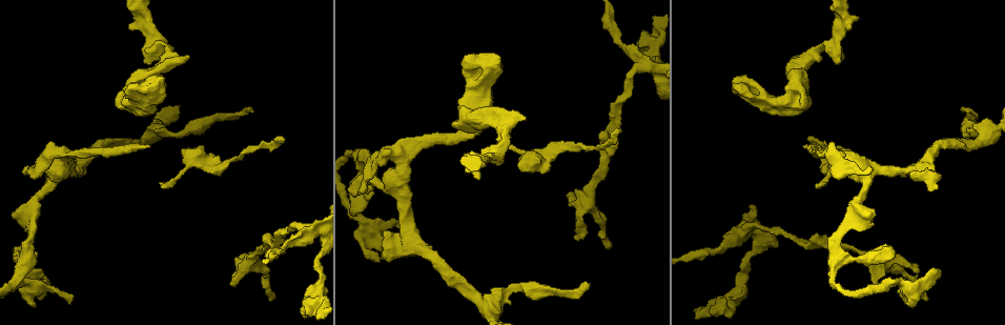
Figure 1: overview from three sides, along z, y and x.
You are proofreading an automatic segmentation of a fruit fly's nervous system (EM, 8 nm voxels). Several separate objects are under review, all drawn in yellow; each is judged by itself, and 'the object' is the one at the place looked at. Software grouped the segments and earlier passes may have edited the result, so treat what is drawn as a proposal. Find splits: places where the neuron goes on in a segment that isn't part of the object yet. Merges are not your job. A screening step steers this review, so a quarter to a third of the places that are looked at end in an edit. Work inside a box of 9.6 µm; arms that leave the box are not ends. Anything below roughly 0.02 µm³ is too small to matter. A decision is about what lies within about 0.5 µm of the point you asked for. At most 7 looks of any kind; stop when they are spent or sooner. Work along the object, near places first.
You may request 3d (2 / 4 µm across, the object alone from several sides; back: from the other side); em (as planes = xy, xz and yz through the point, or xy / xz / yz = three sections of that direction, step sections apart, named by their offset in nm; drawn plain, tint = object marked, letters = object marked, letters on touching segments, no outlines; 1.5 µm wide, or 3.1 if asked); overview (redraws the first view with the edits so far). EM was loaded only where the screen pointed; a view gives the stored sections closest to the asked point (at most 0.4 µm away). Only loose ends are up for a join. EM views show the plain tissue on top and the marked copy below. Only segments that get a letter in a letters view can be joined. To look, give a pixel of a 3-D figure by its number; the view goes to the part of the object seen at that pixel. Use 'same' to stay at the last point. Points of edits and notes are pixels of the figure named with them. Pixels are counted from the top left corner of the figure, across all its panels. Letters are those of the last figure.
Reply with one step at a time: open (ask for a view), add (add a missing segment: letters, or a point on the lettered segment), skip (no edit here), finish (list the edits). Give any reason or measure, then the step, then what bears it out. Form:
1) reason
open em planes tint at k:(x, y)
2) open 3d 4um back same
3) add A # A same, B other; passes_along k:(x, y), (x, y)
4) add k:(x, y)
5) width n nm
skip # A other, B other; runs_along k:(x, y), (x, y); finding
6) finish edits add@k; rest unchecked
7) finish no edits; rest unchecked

an open end
open em xy step 8 tint at 1:(273, 298)

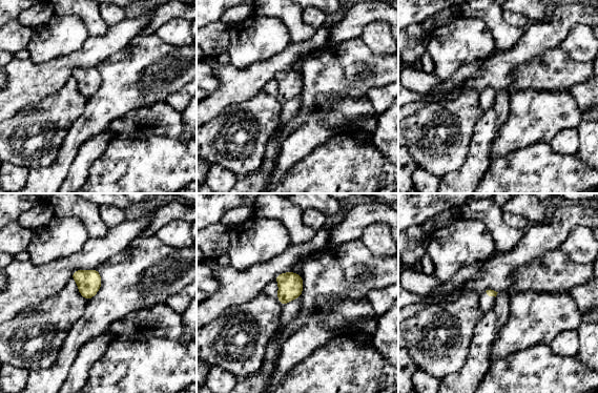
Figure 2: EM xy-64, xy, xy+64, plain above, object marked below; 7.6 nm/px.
another direction
open em planes letters same

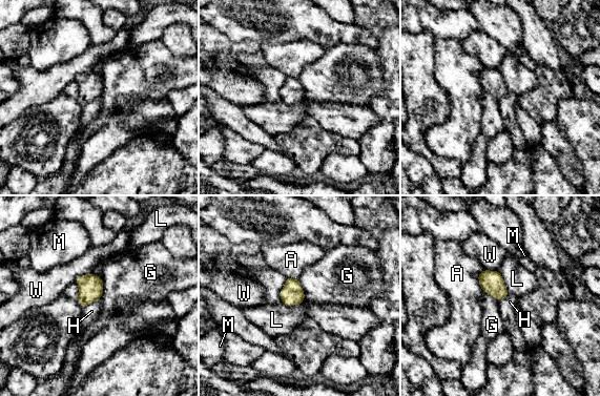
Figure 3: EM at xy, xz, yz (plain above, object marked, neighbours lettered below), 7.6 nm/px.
skip # A other, G other, H other, L other, M other, W other; border 3:(296, 278), (303, 290), (305, 300); no lettered segment goes on from it

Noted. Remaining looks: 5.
an open end
open 3d 4um back at 1:(188, 55)

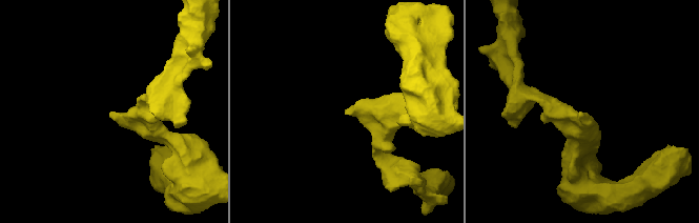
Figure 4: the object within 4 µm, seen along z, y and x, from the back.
shape alone is not enough
open em 3.1um yz step 16 tint at 4:(347, 114)

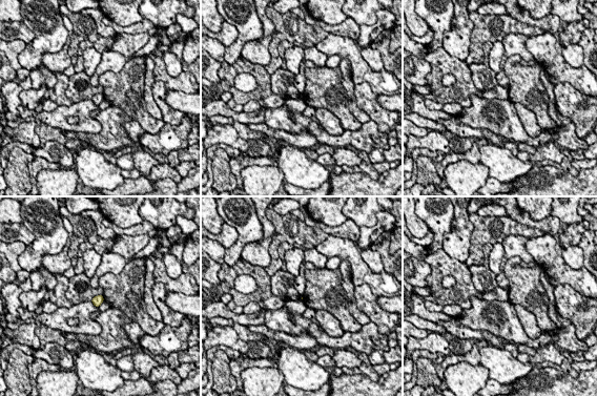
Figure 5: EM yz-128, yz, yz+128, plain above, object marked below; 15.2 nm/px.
open em 3.1um yz step 16 letters same

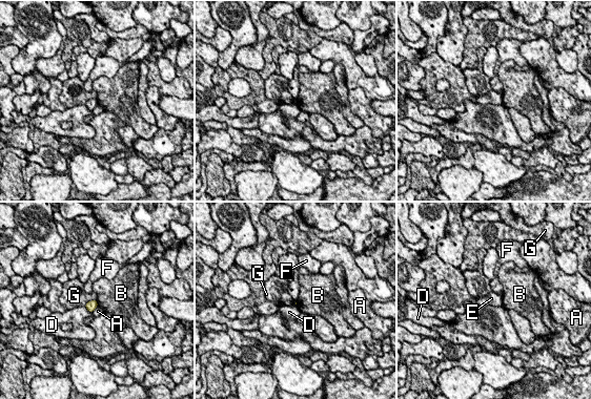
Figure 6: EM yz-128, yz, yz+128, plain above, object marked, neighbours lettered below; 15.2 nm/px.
longest_contact G 220 nm
skip # A other, B other, D other, E other, F other, G other; no lettered segment goes on from it

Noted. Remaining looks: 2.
an open end
open em yz step 8 tint at 1:(586, 284)

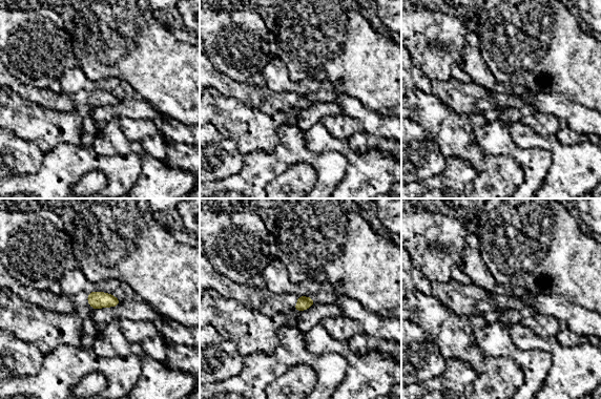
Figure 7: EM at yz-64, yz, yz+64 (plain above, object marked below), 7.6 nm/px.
cut it another way
open em planes letters same

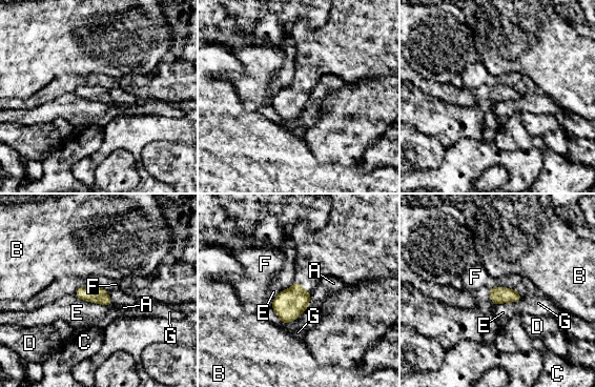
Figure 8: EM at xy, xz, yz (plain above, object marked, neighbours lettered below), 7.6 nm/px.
skip # A other, B other, C other, D other, E other, F other, G other; none of them fits

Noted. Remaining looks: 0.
finish no edits; rest unchecked

